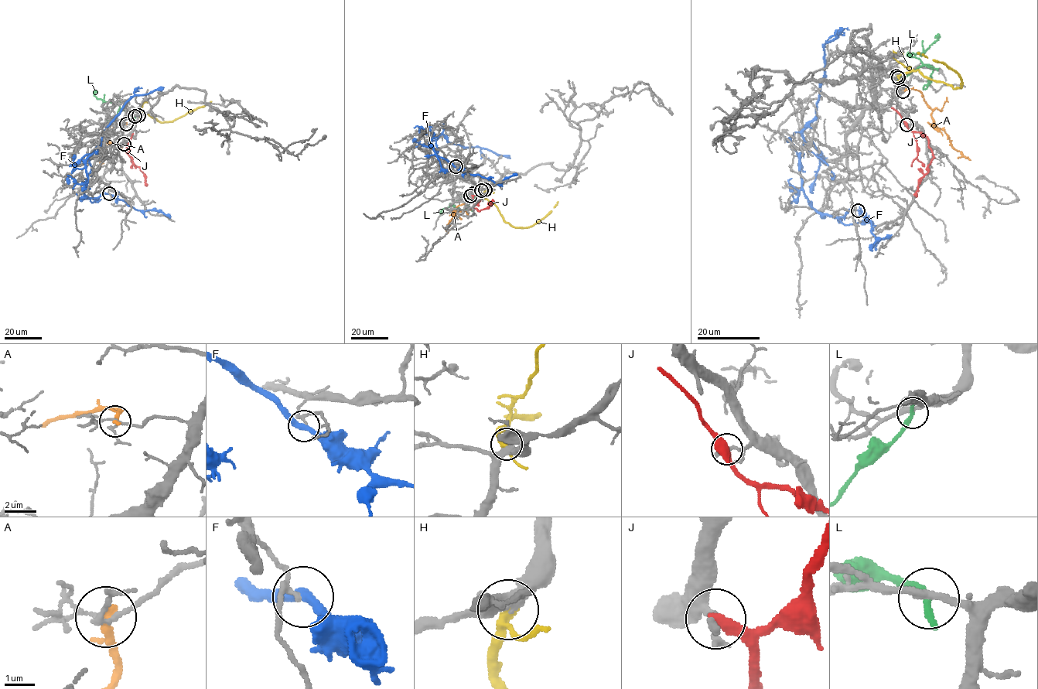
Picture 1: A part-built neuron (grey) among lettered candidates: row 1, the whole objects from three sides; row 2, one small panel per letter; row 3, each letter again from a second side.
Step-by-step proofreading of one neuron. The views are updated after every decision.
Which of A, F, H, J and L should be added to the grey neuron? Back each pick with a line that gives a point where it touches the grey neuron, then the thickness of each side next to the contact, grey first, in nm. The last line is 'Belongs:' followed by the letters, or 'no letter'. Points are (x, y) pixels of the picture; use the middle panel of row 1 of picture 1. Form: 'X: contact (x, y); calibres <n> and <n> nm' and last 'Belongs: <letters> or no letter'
H: contact (485, 189); calibres 320 and 240 nm
Belongs: H

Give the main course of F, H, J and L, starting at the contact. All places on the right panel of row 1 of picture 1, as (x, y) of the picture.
F: (858, 210), (838, 217), (821, 214), (804, 192), (799, 172), (803, 130), (816, 115), (824, 46), (843, 28)
H: (896, 76), (919, 70), (927, 77), (943, 81), (953, 88), (961, 86), (961, 76), (954, 70), (917, 52)
J: (907, 124), (912, 131), (923, 133), (927, 138), (933, 156), (927, 166), (928, 172), (918, 185), (916, 197)
L: (898, 77), (908, 75), (922, 65), (920, 60), (906, 54), (922, 54), (937, 38), (938, 33)

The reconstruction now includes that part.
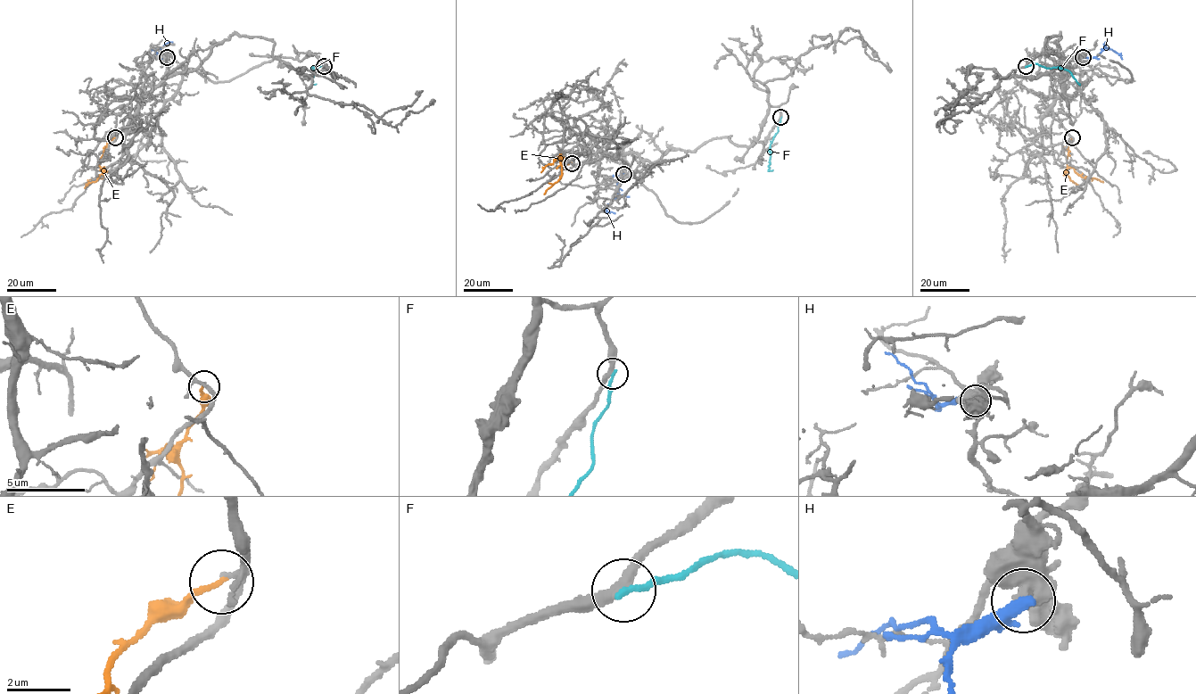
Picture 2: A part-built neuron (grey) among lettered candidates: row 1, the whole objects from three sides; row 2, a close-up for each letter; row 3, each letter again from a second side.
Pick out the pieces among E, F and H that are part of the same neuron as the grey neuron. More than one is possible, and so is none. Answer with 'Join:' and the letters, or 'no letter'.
Join: no letter

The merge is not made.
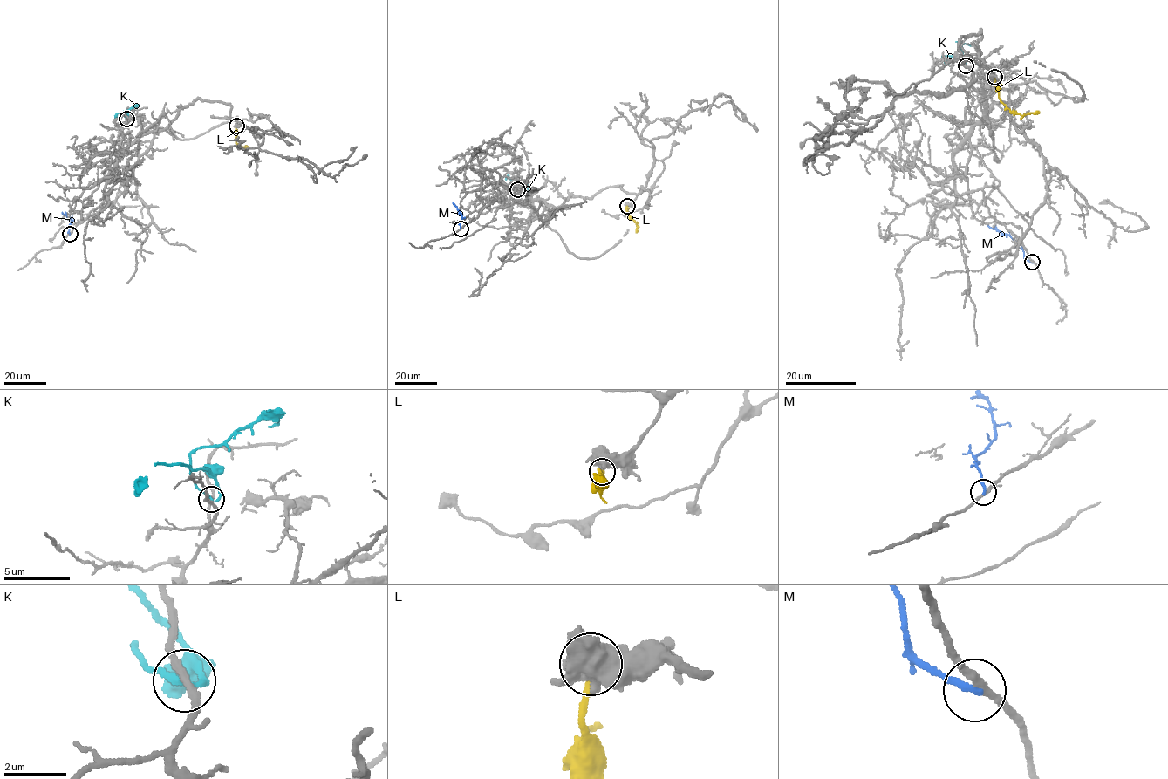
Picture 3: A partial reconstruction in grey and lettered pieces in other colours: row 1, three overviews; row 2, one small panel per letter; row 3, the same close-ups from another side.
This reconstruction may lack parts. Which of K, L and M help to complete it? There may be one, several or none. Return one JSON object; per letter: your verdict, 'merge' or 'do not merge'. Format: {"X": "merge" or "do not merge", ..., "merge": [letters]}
{"K": "do not merge", "L": "do not merge", "M": "do not merge", "merge": []}

